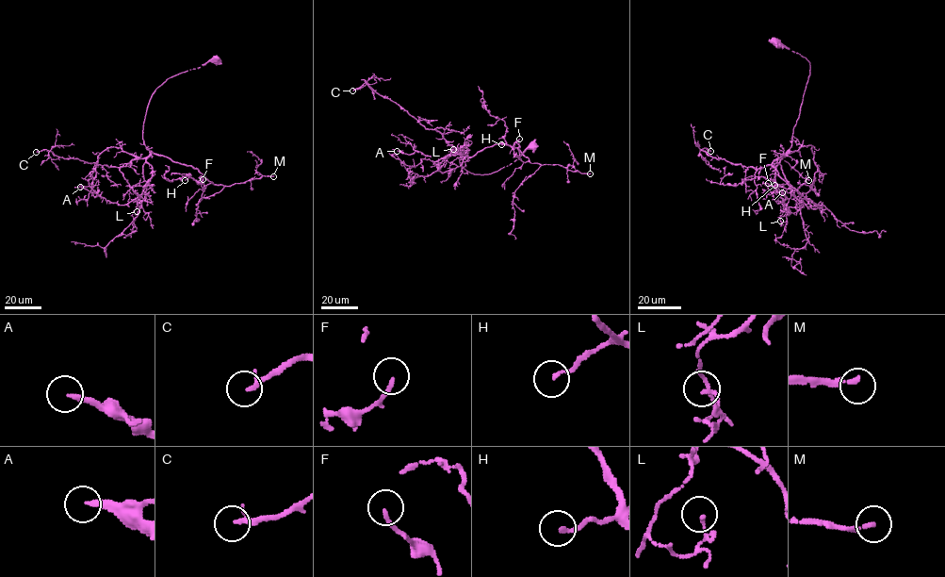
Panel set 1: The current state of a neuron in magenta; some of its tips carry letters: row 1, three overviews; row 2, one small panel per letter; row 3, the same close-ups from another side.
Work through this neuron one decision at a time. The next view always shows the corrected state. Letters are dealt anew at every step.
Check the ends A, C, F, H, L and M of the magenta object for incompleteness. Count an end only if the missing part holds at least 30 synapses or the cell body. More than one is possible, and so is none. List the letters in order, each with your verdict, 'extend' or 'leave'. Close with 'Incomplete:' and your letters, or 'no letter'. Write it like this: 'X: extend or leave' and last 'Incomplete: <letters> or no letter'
A: extend
C: leave
F: leave
H: extend
L: leave
M: extend
Incomplete: A, H, M

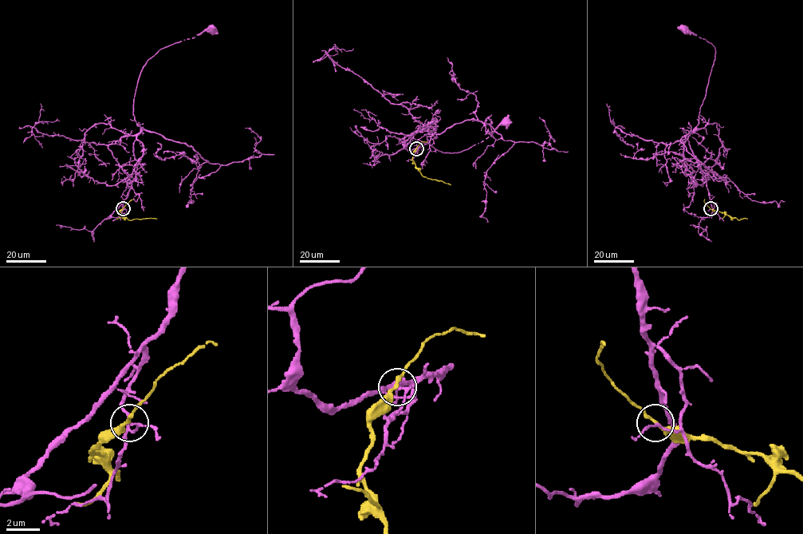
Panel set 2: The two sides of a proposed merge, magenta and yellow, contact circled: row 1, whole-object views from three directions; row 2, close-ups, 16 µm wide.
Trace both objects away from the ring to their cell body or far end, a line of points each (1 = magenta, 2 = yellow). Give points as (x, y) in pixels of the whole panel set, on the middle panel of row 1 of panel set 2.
1: (416, 148), (429, 143), (429, 125), (434, 133), (427, 142), (454, 153), (481, 143), (505, 121)
2: (416, 148), (412, 160), (420, 173), (450, 185)

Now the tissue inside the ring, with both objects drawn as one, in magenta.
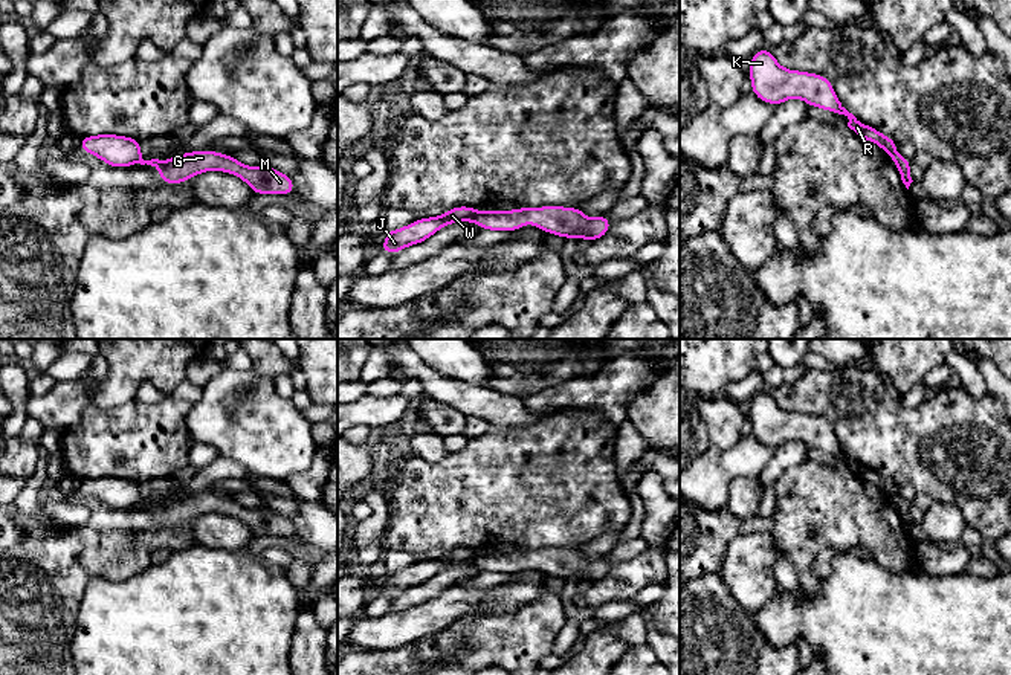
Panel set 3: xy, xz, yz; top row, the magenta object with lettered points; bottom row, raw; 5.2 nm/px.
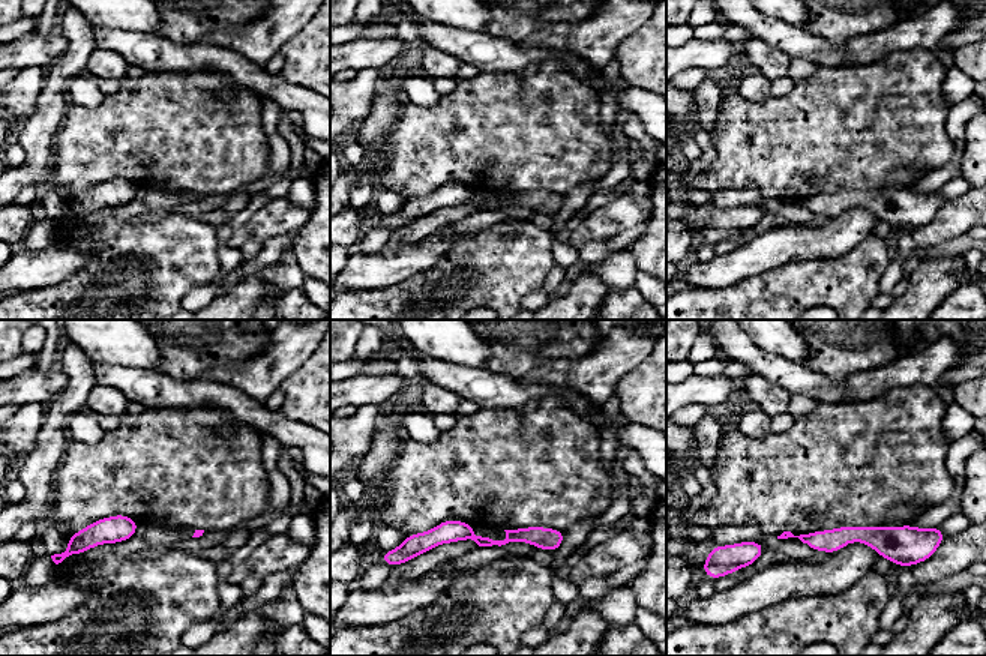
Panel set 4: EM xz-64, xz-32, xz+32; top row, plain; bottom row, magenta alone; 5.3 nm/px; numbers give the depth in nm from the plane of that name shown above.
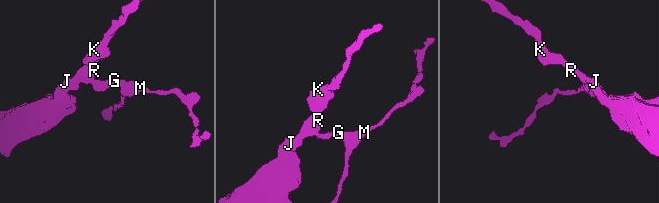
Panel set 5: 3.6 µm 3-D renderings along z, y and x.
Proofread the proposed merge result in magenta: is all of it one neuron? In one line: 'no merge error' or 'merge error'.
merge error

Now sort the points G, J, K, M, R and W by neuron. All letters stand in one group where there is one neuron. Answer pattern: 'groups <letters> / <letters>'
groups G M / J K R W

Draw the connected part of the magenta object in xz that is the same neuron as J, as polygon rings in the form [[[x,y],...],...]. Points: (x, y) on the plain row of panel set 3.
[[[455,548],[443,557],[420,560],[400,571],[388,571],[385,576],[385,585],[380,588],[380,593],[396,597],[408,588],[423,585],[441,570],[452,565],[472,564],[478,556],[480,553],[475,550]]]

